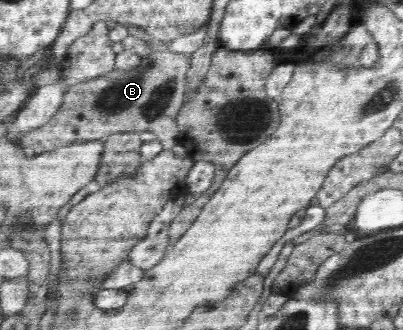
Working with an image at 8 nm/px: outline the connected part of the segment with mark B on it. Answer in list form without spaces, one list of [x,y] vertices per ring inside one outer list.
[[[158,50],[143,57],[137,69],[113,69],[92,80],[67,86],[57,113],[45,125],[23,133],[17,144],[41,154],[75,142],[105,140],[115,133],[152,131],[163,150],[172,150],[179,143],[176,117],[184,104],[189,67],[190,55]]]

